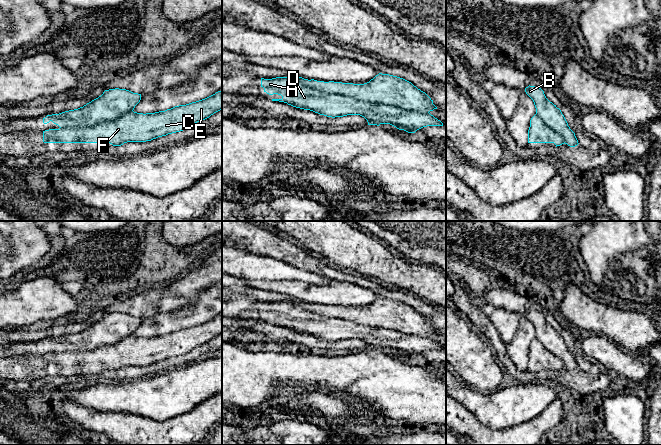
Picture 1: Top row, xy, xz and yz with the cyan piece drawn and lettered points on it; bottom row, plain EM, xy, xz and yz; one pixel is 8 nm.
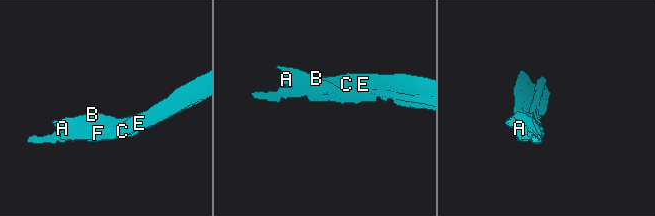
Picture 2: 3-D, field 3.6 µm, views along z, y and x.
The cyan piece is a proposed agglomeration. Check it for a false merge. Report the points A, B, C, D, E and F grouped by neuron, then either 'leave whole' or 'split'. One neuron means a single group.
groups A B D / C E F; split

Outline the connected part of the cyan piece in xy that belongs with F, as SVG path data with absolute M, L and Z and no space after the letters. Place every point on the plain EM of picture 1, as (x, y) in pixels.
M222 314L205 323L186 329L175 330L165 335L146 338L131 335L117 343L106 343L93 350L45 354L43 355L43 366L110 367L113 370L121 370L127 366L146 366L188 353L195 347L209 342L220 334L222 334Z

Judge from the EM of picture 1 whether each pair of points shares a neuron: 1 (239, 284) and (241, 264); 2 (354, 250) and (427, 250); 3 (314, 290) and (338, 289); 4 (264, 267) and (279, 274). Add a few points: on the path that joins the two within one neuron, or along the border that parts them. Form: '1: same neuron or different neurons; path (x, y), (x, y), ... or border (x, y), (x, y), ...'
1: different neurons; border (232, 275), (244, 279)
2: different neurons; border (406, 258), (408, 260)
3: same neuron; path (320, 290), (332, 290)
4: same neuron; path (268, 269), (275, 270)

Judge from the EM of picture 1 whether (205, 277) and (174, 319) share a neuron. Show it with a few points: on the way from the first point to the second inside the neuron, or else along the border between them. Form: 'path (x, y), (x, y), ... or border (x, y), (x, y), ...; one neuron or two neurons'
border (200, 291), (193, 303), (160, 313); two neurons

